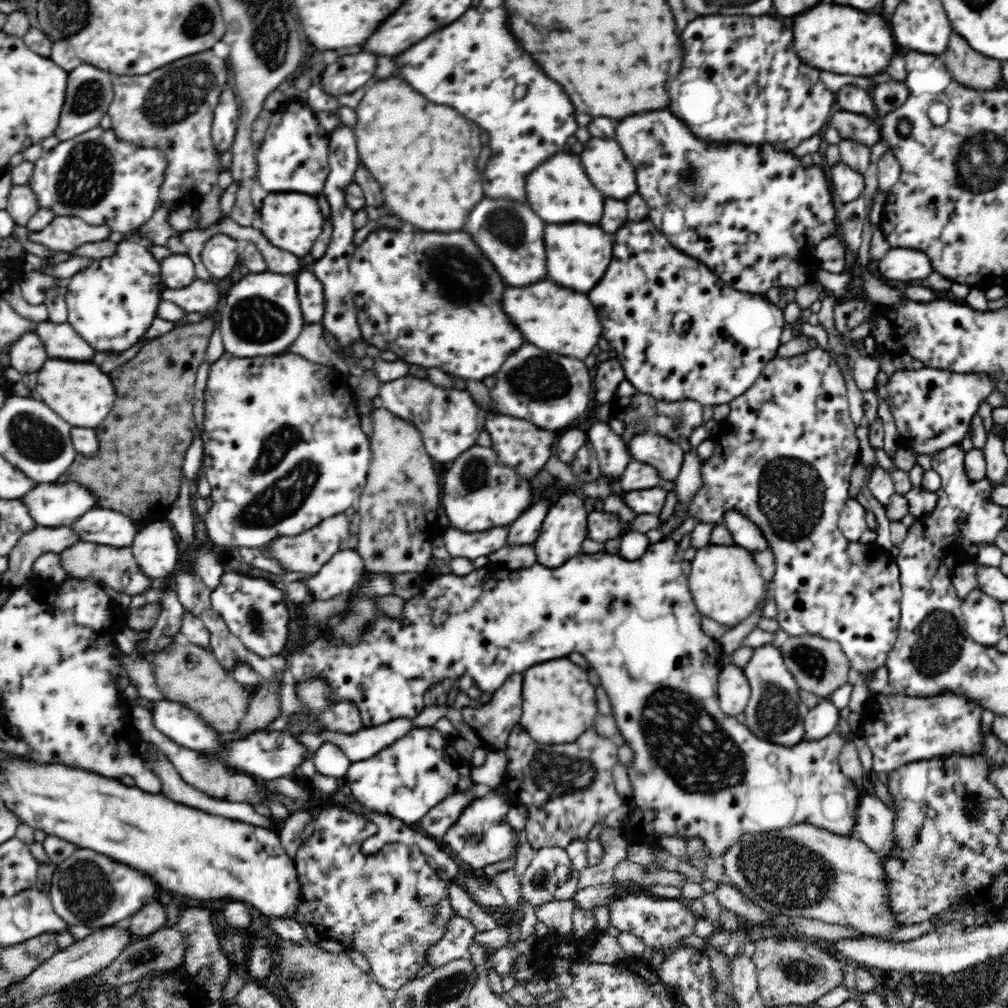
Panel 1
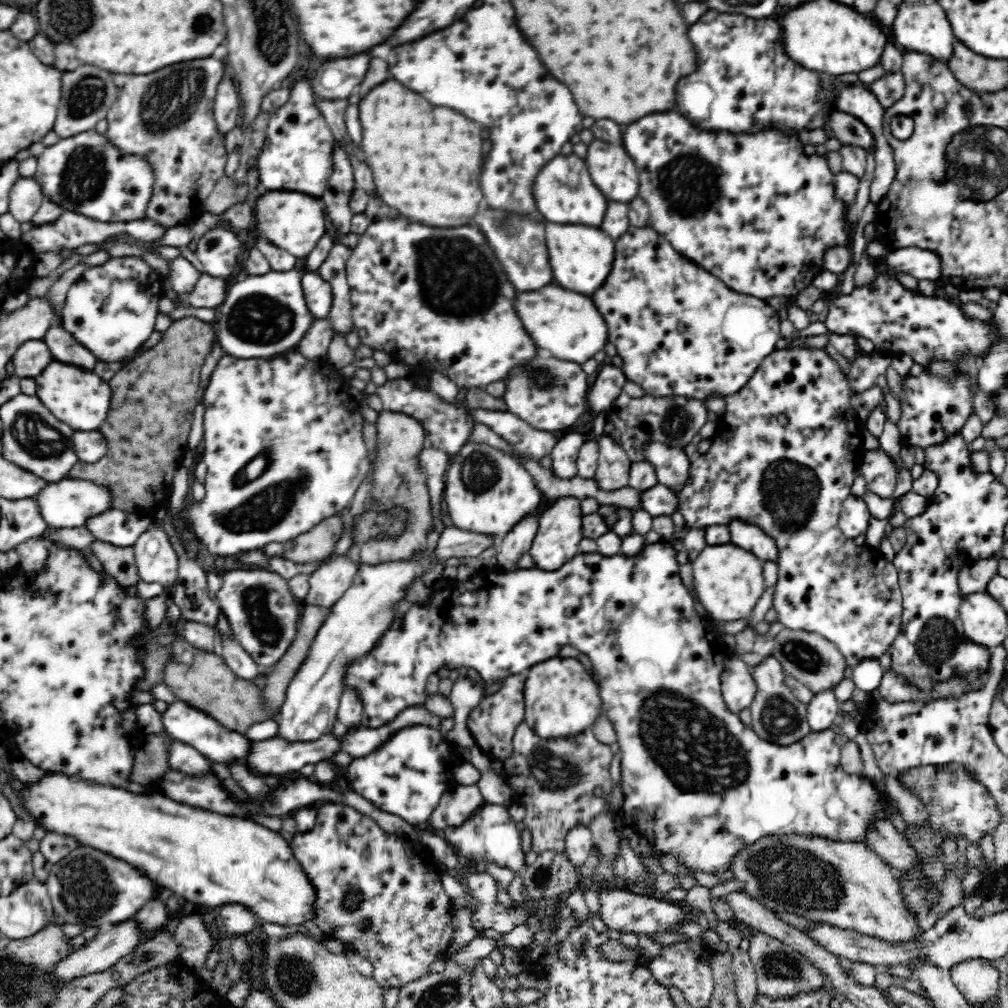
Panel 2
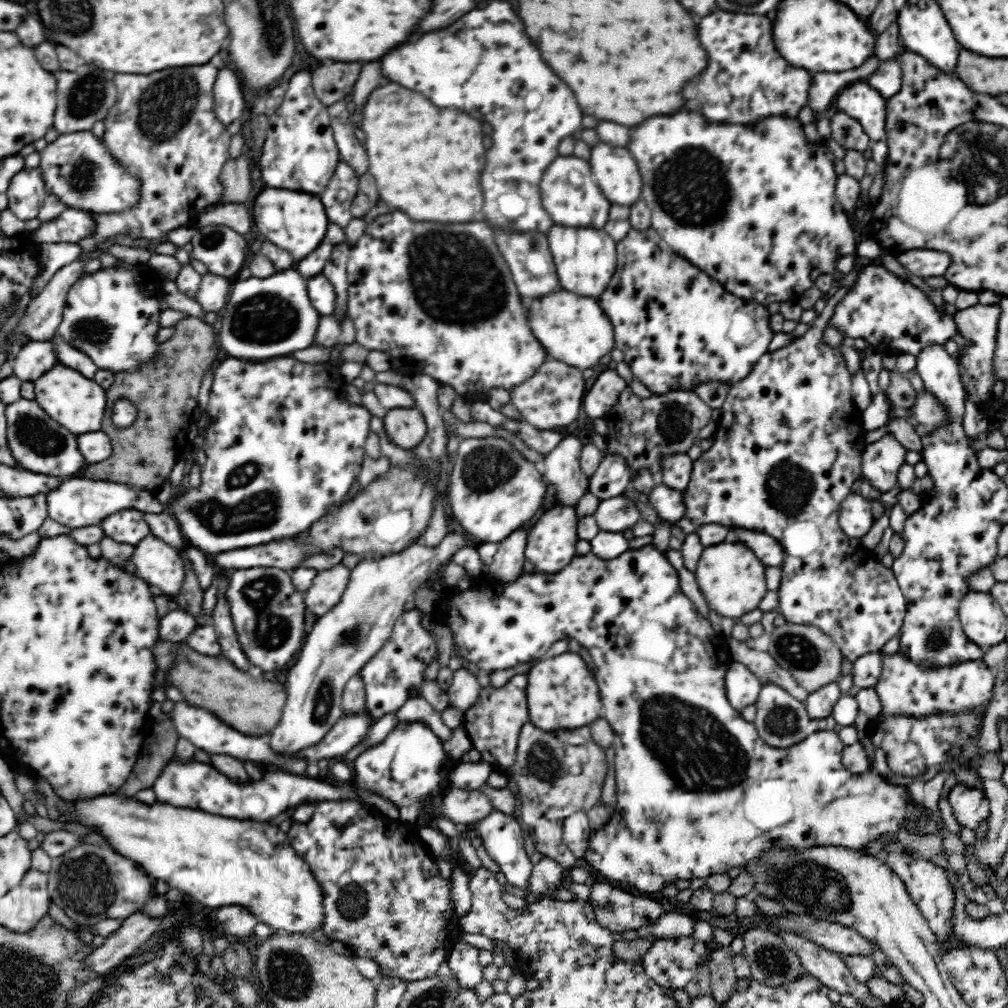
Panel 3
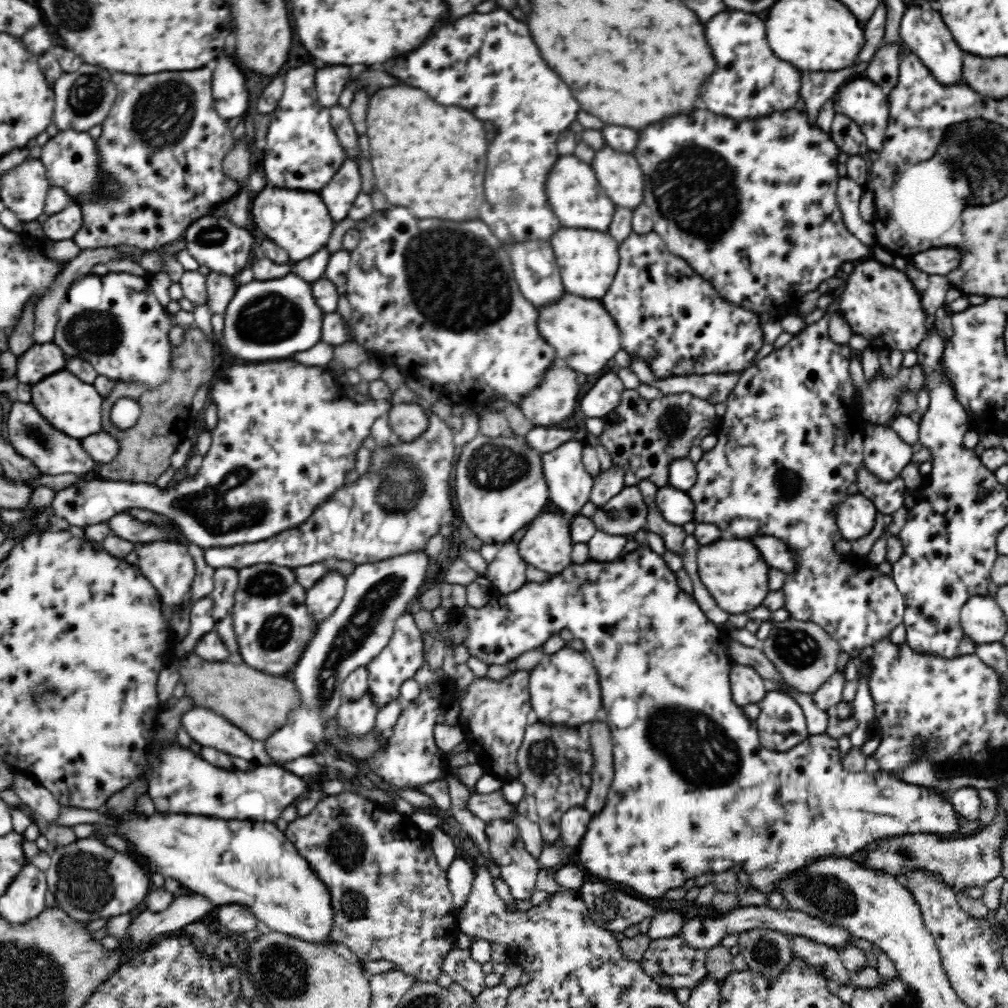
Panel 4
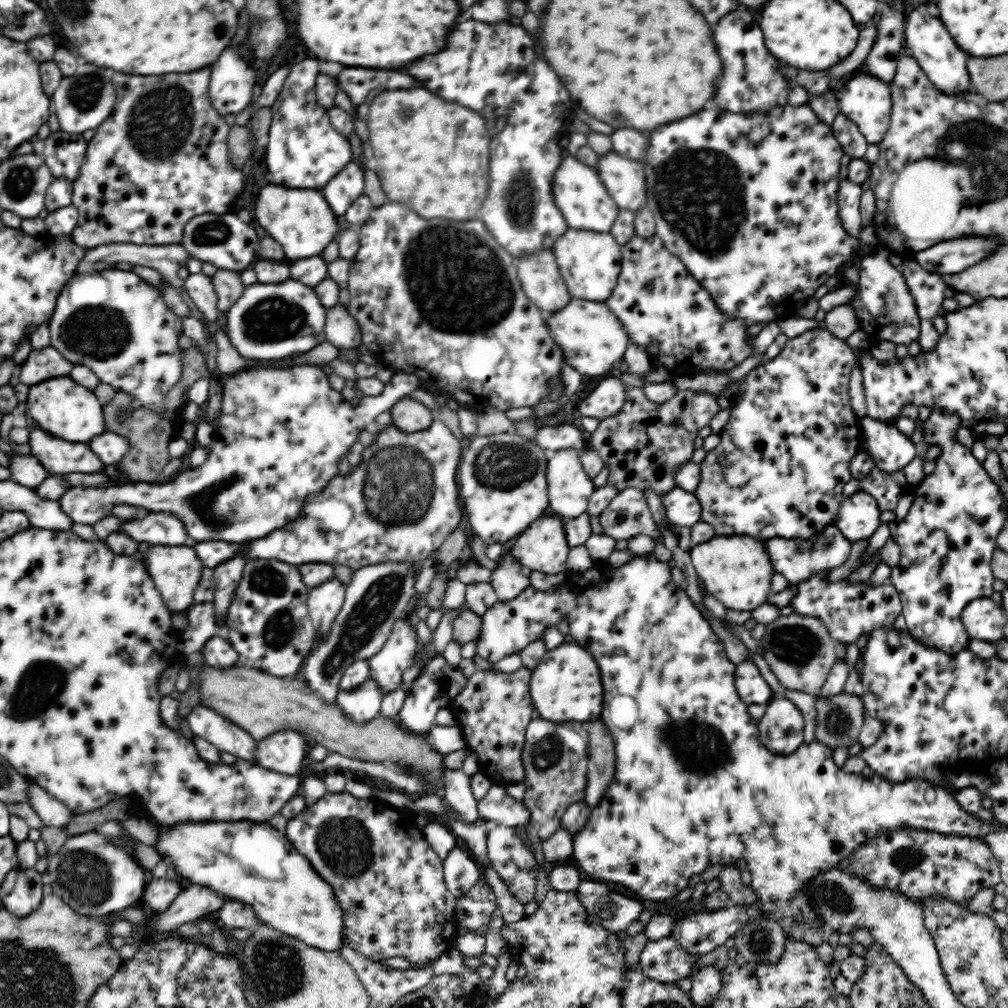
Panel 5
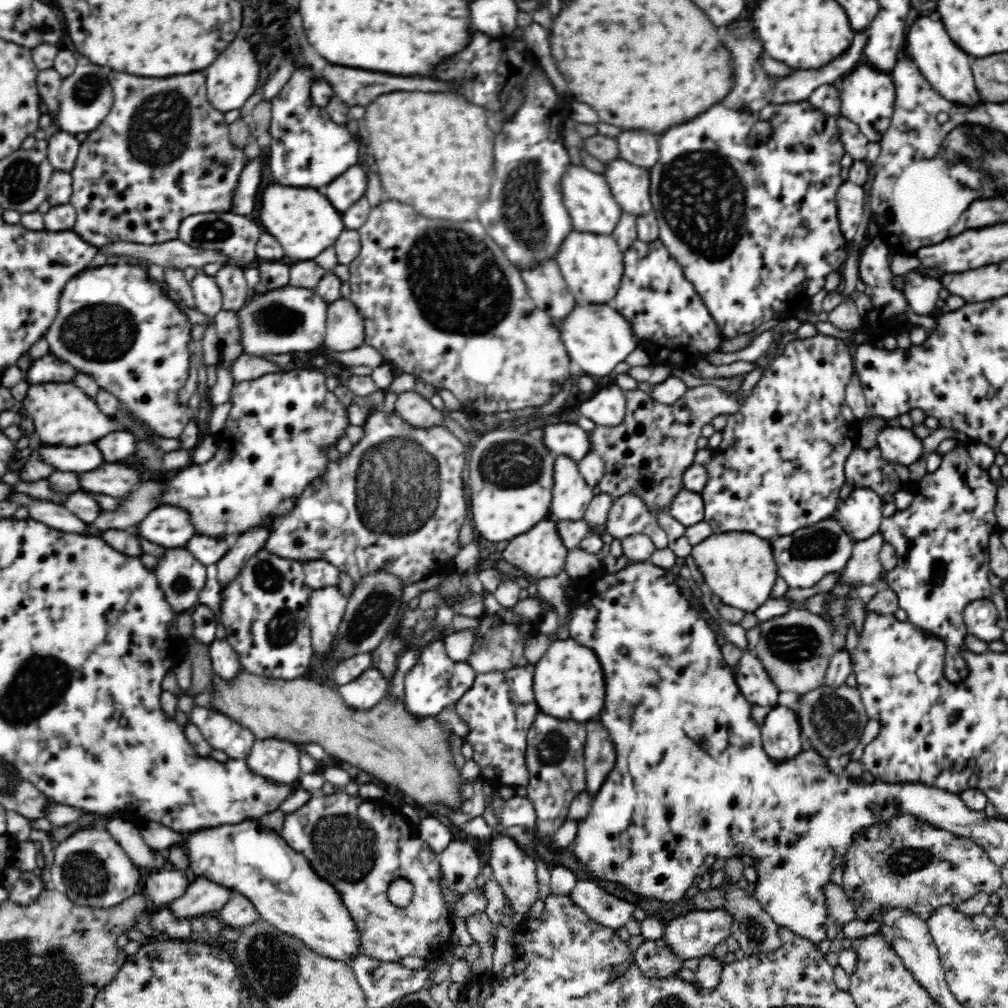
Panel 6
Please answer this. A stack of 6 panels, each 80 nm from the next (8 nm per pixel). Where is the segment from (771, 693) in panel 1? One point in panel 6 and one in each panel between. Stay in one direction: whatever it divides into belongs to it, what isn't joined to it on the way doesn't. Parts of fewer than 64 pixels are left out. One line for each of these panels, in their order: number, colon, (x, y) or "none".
2: (778, 718)
3: (781, 721)
4: (781, 725)
5: (781, 728)
6: (780, 733)

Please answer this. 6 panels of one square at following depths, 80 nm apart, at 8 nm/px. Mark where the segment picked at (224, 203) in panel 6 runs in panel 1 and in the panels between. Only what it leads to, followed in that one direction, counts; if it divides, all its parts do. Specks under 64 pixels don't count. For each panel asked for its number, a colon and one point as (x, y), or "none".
1: (171, 110)
2: (166, 117)
3: (163, 129)
4: (163, 163)
5: (161, 157)

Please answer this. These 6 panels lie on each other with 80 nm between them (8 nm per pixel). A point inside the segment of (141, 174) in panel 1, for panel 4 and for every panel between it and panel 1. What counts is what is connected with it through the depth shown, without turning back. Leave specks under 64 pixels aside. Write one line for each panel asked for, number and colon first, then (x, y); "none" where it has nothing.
2: (85, 173)
3: (76, 166)
4: (70, 158)

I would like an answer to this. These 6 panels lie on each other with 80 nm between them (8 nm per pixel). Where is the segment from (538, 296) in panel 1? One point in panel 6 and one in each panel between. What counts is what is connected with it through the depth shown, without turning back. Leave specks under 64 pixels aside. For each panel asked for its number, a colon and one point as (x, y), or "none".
2: (568, 325)
3: (573, 329)
4: (582, 332)
5: (592, 338)
6: (597, 338)

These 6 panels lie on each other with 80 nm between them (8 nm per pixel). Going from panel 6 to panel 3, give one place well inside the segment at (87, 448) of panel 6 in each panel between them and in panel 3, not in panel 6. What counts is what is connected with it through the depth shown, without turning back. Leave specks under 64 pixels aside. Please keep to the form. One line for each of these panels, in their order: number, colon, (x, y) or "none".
3: (40, 444)
4: (54, 453)
5: (60, 457)

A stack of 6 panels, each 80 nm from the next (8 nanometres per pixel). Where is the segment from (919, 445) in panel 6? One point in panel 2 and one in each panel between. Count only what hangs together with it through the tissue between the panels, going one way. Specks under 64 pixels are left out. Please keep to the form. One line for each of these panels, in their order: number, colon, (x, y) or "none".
2: (879, 469)
3: (883, 455)
4: (885, 454)
5: (892, 449)

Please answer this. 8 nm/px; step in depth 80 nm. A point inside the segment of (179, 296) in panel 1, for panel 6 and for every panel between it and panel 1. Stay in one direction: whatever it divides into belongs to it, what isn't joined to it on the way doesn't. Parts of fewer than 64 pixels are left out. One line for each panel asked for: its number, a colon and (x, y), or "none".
2: (210, 292)
3: (215, 290)
4: (222, 288)
5: (229, 287)
6: (232, 282)

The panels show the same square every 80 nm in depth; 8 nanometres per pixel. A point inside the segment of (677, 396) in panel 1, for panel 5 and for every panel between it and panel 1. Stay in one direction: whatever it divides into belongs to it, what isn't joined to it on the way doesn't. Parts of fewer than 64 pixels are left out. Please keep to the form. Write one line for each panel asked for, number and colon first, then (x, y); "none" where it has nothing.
2: (647, 297)
3: (675, 329)
4: (666, 313)
5: (664, 310)

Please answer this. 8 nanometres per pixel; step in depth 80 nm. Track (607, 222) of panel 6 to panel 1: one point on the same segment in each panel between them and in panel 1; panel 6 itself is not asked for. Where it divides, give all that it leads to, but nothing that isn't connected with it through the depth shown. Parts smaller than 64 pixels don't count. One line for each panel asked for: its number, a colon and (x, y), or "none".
1: (558, 190)
2: (557, 200)
3: (569, 194)
4: (573, 193)
5: (579, 193)

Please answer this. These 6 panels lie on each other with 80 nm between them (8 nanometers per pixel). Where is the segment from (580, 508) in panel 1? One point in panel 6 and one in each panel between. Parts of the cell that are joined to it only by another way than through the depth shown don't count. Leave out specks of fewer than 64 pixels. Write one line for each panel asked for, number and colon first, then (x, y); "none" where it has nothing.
2: (557, 540)
3: (551, 544)
4: (546, 545)
5: (542, 547)
6: (539, 553)

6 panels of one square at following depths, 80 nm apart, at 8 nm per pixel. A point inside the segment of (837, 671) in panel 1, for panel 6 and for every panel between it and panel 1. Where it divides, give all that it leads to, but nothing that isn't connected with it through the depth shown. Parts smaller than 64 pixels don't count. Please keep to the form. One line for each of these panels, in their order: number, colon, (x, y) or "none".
2: (817, 663)
3: (813, 659)
4: (805, 655)
5: (799, 649)
6: (795, 649)

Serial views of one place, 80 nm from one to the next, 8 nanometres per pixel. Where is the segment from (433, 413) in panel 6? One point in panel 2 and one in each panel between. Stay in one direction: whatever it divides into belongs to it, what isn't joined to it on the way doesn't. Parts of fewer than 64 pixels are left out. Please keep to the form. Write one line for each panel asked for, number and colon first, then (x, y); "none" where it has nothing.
2: (397, 479)
3: (406, 427)
4: (407, 420)
5: (409, 415)

